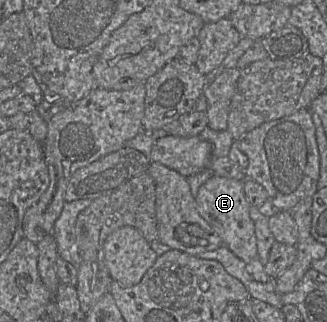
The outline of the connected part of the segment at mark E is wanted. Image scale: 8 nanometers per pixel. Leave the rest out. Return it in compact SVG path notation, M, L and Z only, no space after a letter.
M213 175L200 187L194 199L198 213L220 236L222 245L245 263L246 270L256 281L269 282L271 278L258 257L254 222L249 213L251 205L245 197L243 182Z

